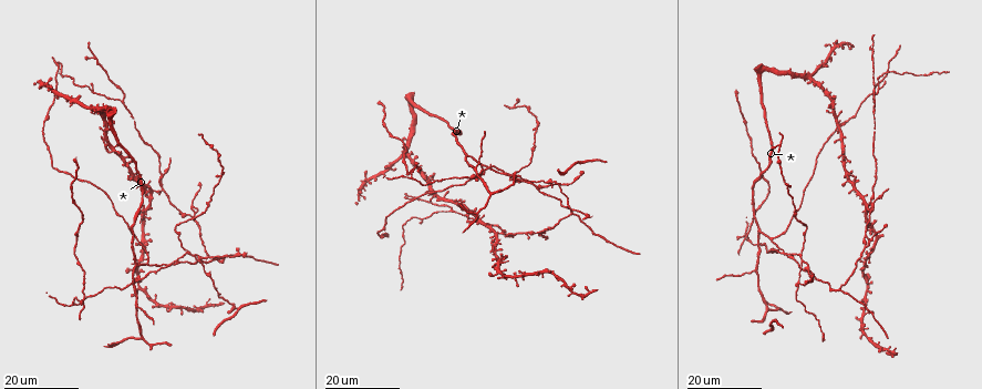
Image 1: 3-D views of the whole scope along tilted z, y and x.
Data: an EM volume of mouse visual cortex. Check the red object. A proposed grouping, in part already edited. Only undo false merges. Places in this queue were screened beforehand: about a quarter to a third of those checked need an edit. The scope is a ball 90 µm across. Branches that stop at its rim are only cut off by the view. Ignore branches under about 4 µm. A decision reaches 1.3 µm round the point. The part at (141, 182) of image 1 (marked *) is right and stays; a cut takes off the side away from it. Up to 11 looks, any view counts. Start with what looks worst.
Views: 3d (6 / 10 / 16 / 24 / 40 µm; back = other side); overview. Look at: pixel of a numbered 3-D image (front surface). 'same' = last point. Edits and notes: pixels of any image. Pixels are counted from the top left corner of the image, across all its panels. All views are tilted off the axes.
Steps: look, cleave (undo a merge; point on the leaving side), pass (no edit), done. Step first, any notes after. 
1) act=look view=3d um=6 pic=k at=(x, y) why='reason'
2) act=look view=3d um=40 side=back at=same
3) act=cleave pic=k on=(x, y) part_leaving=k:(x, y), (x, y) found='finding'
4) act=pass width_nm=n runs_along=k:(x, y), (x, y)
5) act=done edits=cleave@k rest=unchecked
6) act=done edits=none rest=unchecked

act=look view=3d um=16 pic=1 at=(476, 167) why='a fork'

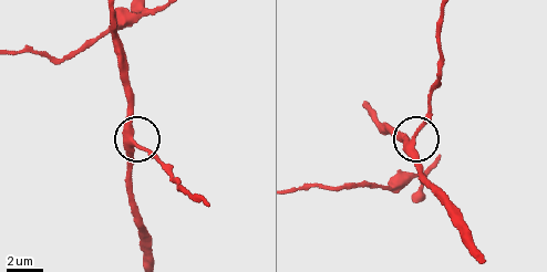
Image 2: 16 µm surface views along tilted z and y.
act=look view=3d um=6 pic=2 at=(411, 141)

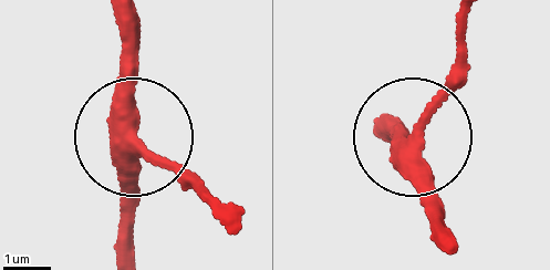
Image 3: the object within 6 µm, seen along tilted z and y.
act=pass width_nm=320 found='all the same neuron'

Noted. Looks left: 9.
act=look view=3d um=16 pic=1 at=(158, 183) why='small branch off a trunk'

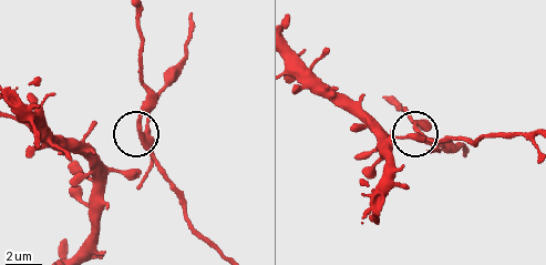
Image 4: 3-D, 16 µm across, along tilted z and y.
act=look view=3d um=6 pic=4 at=(143, 133)

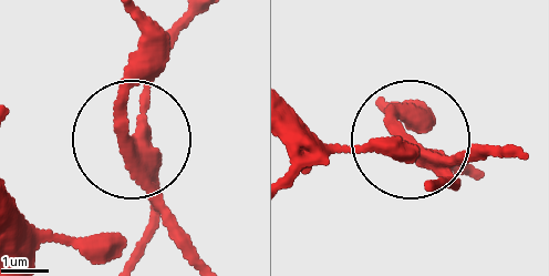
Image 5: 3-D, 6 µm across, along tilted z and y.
act=look view=3d um=6 side=back pic=5 at=(132, 135)

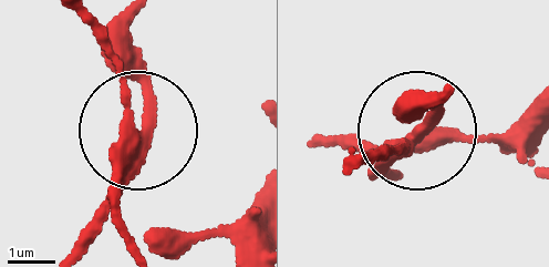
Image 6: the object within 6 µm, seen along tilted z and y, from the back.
act=cleave pic=6 on=(123, 90) part_leaving=6:(125, 156), (124, 82), (84, 9) found='two neurons meet here'

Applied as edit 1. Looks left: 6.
act=look view=overview why='redraw'

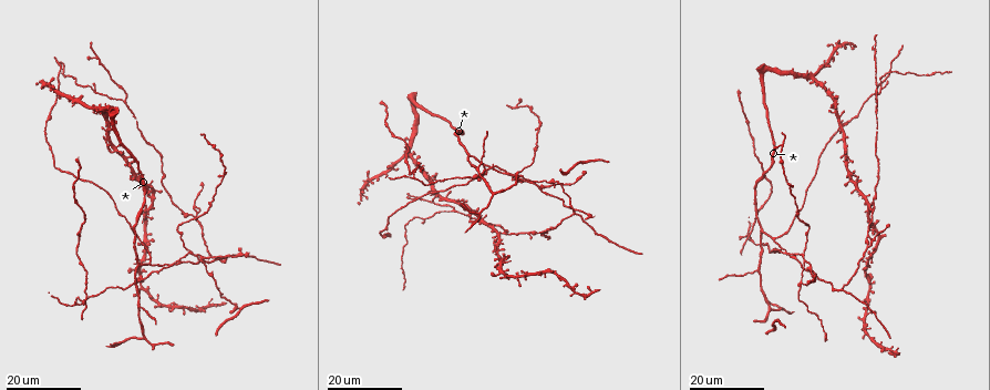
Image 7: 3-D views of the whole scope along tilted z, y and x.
act=look view=3d um=16 pic=7 at=(451, 211) why='three arms meet'

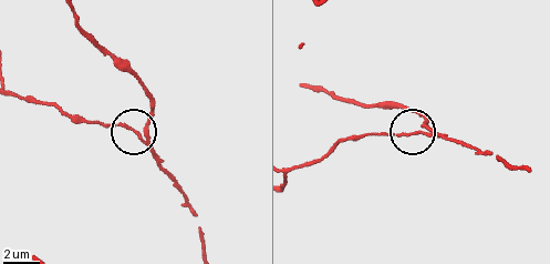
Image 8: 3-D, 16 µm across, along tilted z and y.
act=look view=3d um=10 pic=8 at=(421, 128)

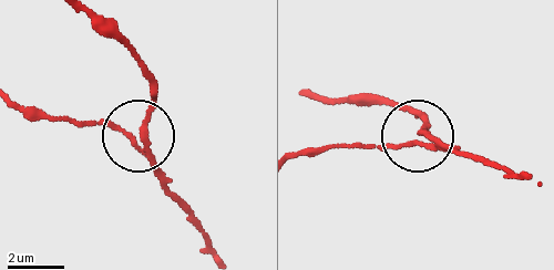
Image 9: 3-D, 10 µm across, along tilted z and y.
act=cleave pic=9 on=(123, 133) width_nm=150 part_leaving=9:(153, 159), (118, 130), (33, 120), (18, 112) found='two neurons meet here'

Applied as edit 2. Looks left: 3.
act=look view=3d um=24 pic=7 at=(542, 233)

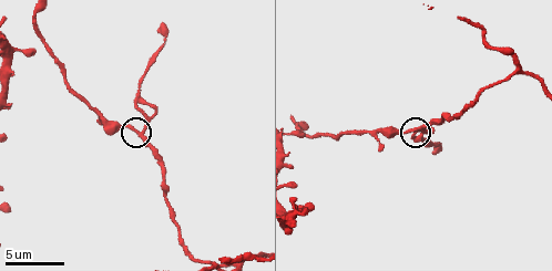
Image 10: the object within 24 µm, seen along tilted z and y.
act=look view=3d um=10 pic=10 at=(420, 129) why='zoom in'

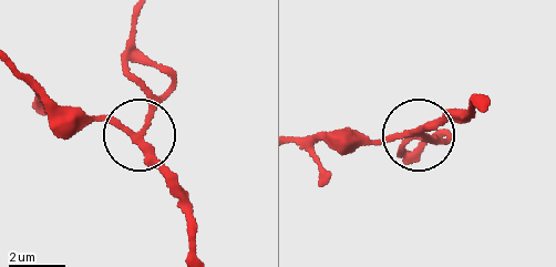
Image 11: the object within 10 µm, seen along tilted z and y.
act=pass side_arm_um=11 runs_along=11:(483, 103), (479, 96), (471, 110), (420, 133), (443, 136) found='all the same neuron'

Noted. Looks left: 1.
act=done edits=cleave@6,cleave@9 rest=unchecked

